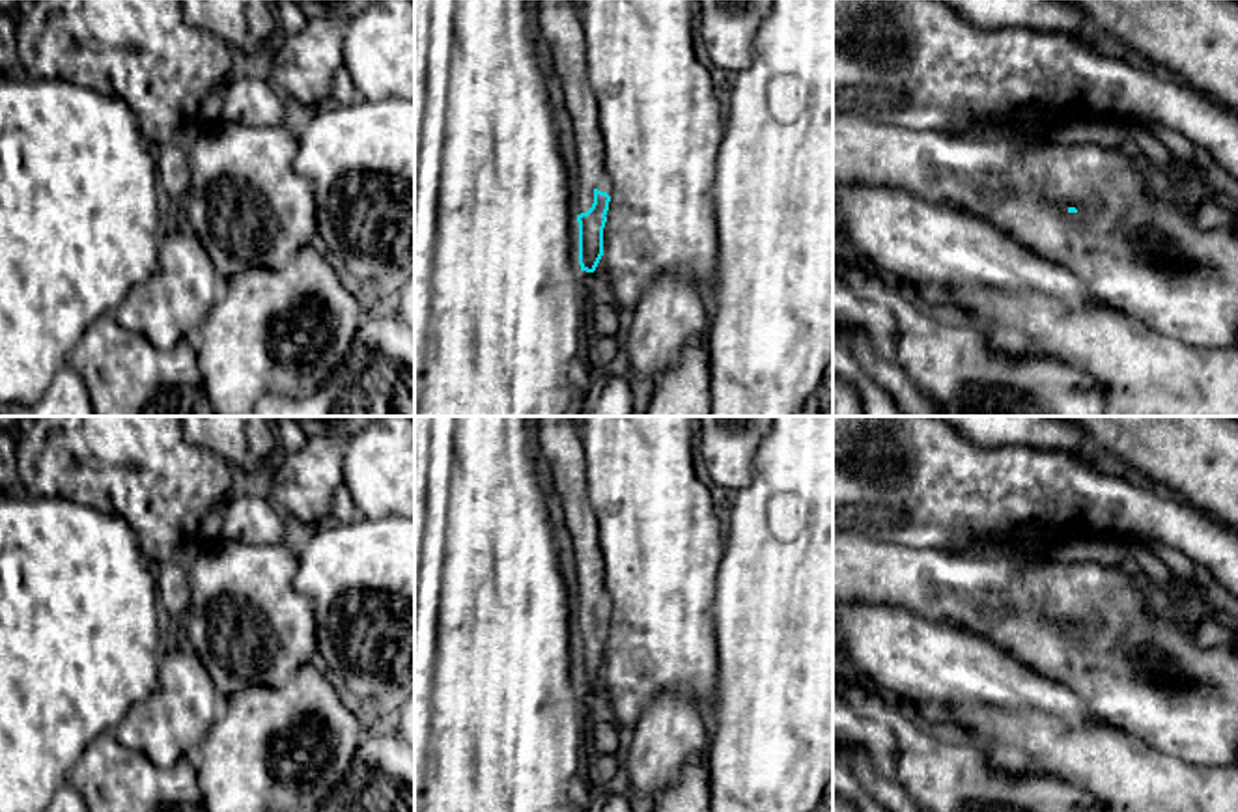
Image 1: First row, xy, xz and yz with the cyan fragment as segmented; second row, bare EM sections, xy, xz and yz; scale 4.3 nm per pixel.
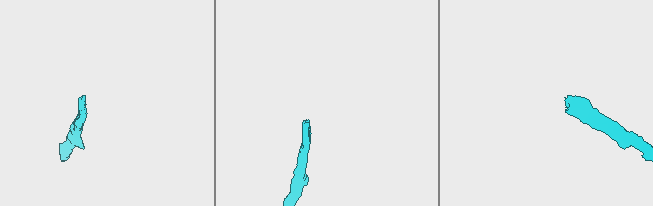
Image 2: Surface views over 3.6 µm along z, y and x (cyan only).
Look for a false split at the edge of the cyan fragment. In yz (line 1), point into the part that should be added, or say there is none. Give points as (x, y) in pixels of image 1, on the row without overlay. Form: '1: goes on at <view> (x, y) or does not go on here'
1: does not go on here

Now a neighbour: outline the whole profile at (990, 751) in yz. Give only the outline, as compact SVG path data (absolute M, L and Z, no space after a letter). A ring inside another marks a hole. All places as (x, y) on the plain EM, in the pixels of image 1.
M954 728L945 735L956 741L973 745L975 749L982 752L982 756L986 758L990 765L995 765L997 762L1005 760L1010 769L1023 771L1025 775L1033 775L1033 777L1042 775L1040 769L1033 762L1010 754L1003 747L995 745L990 739L980 737L978 734L971 730Z

